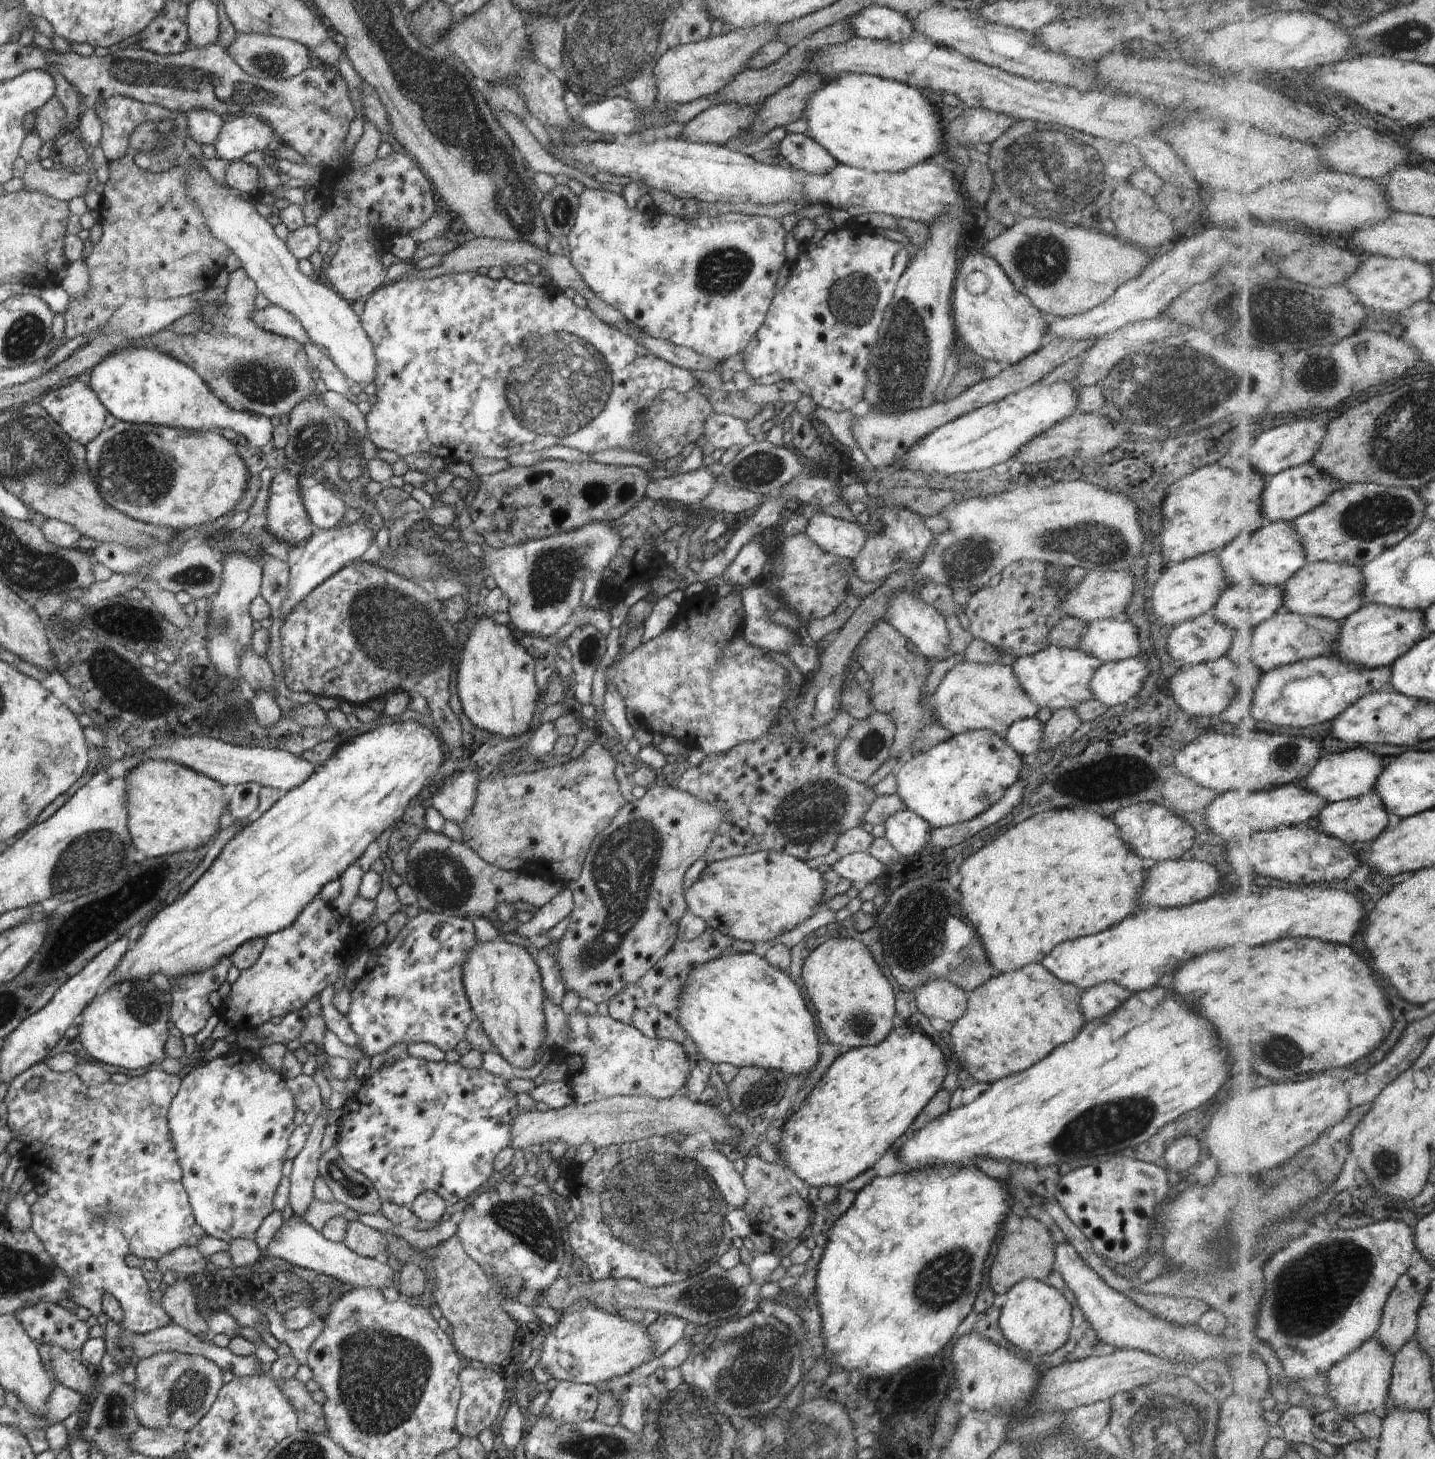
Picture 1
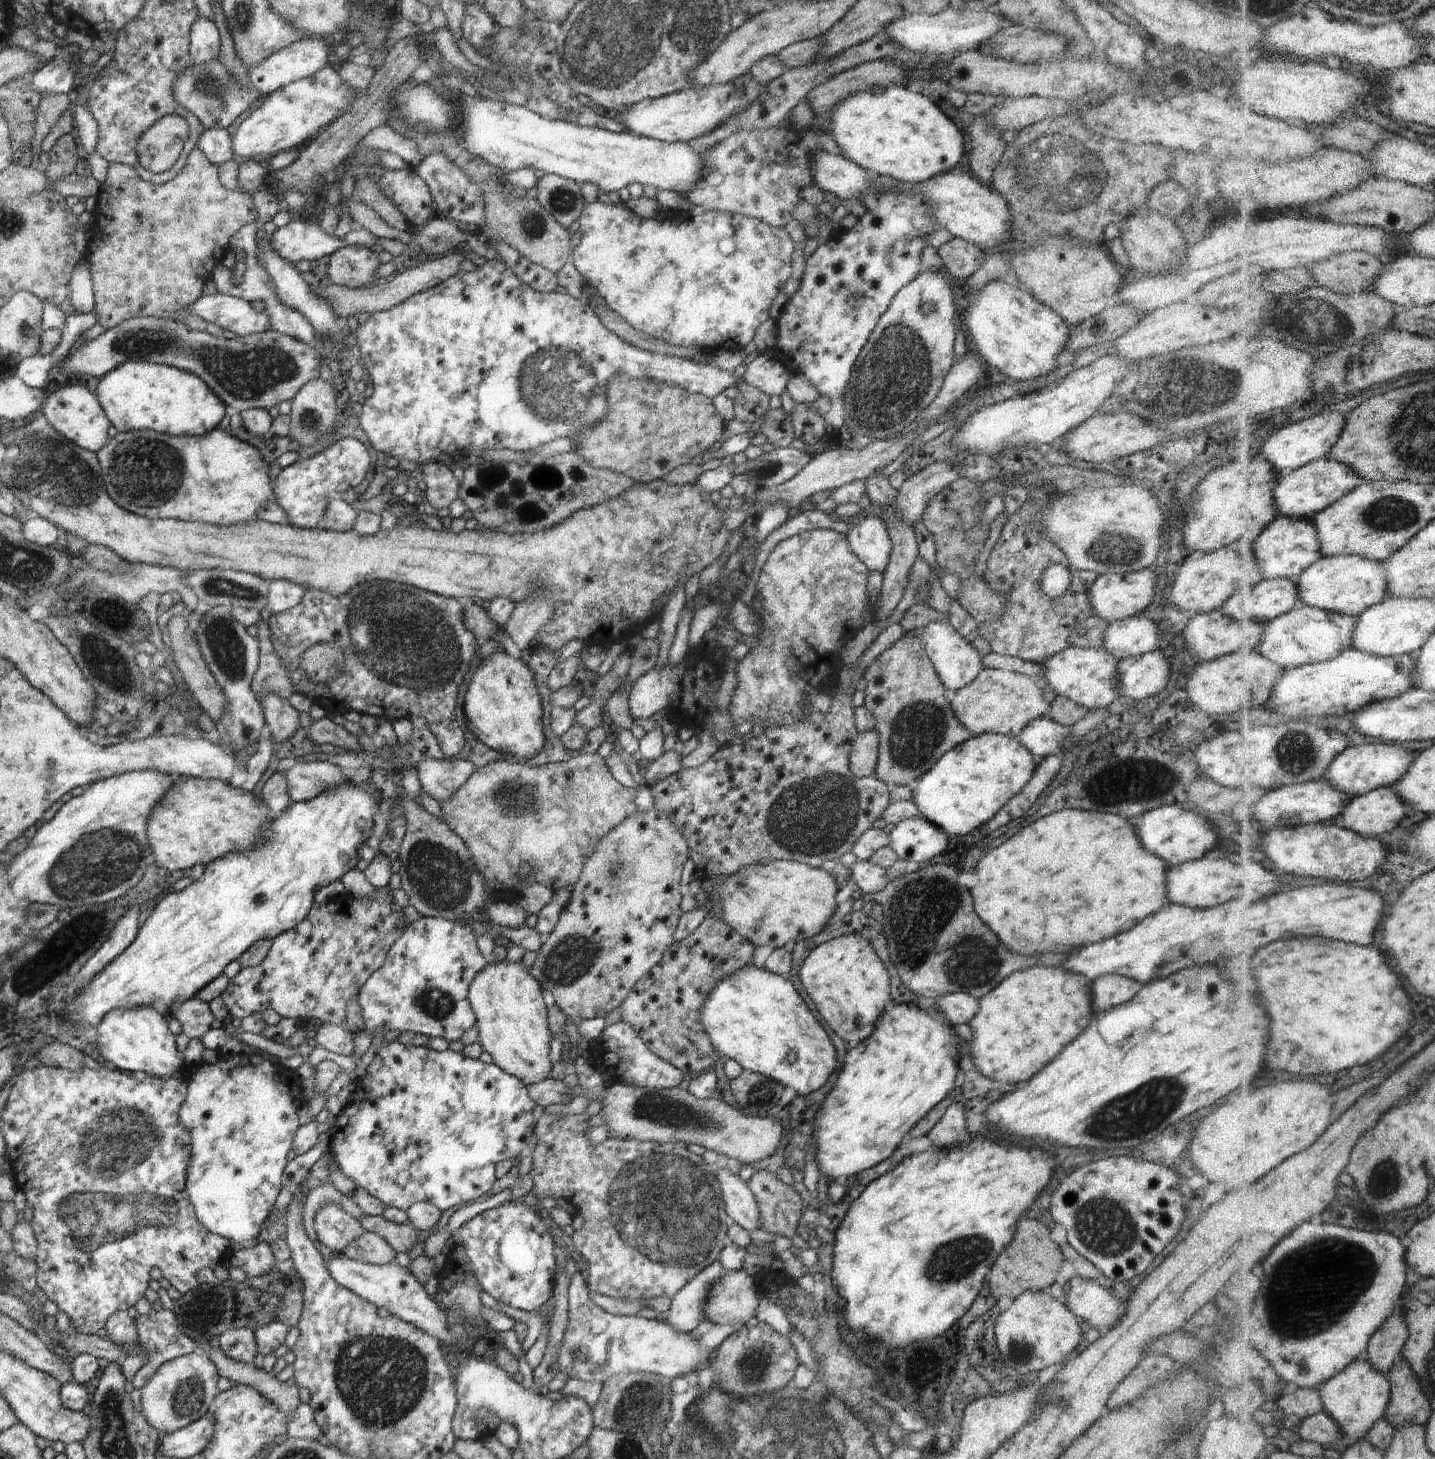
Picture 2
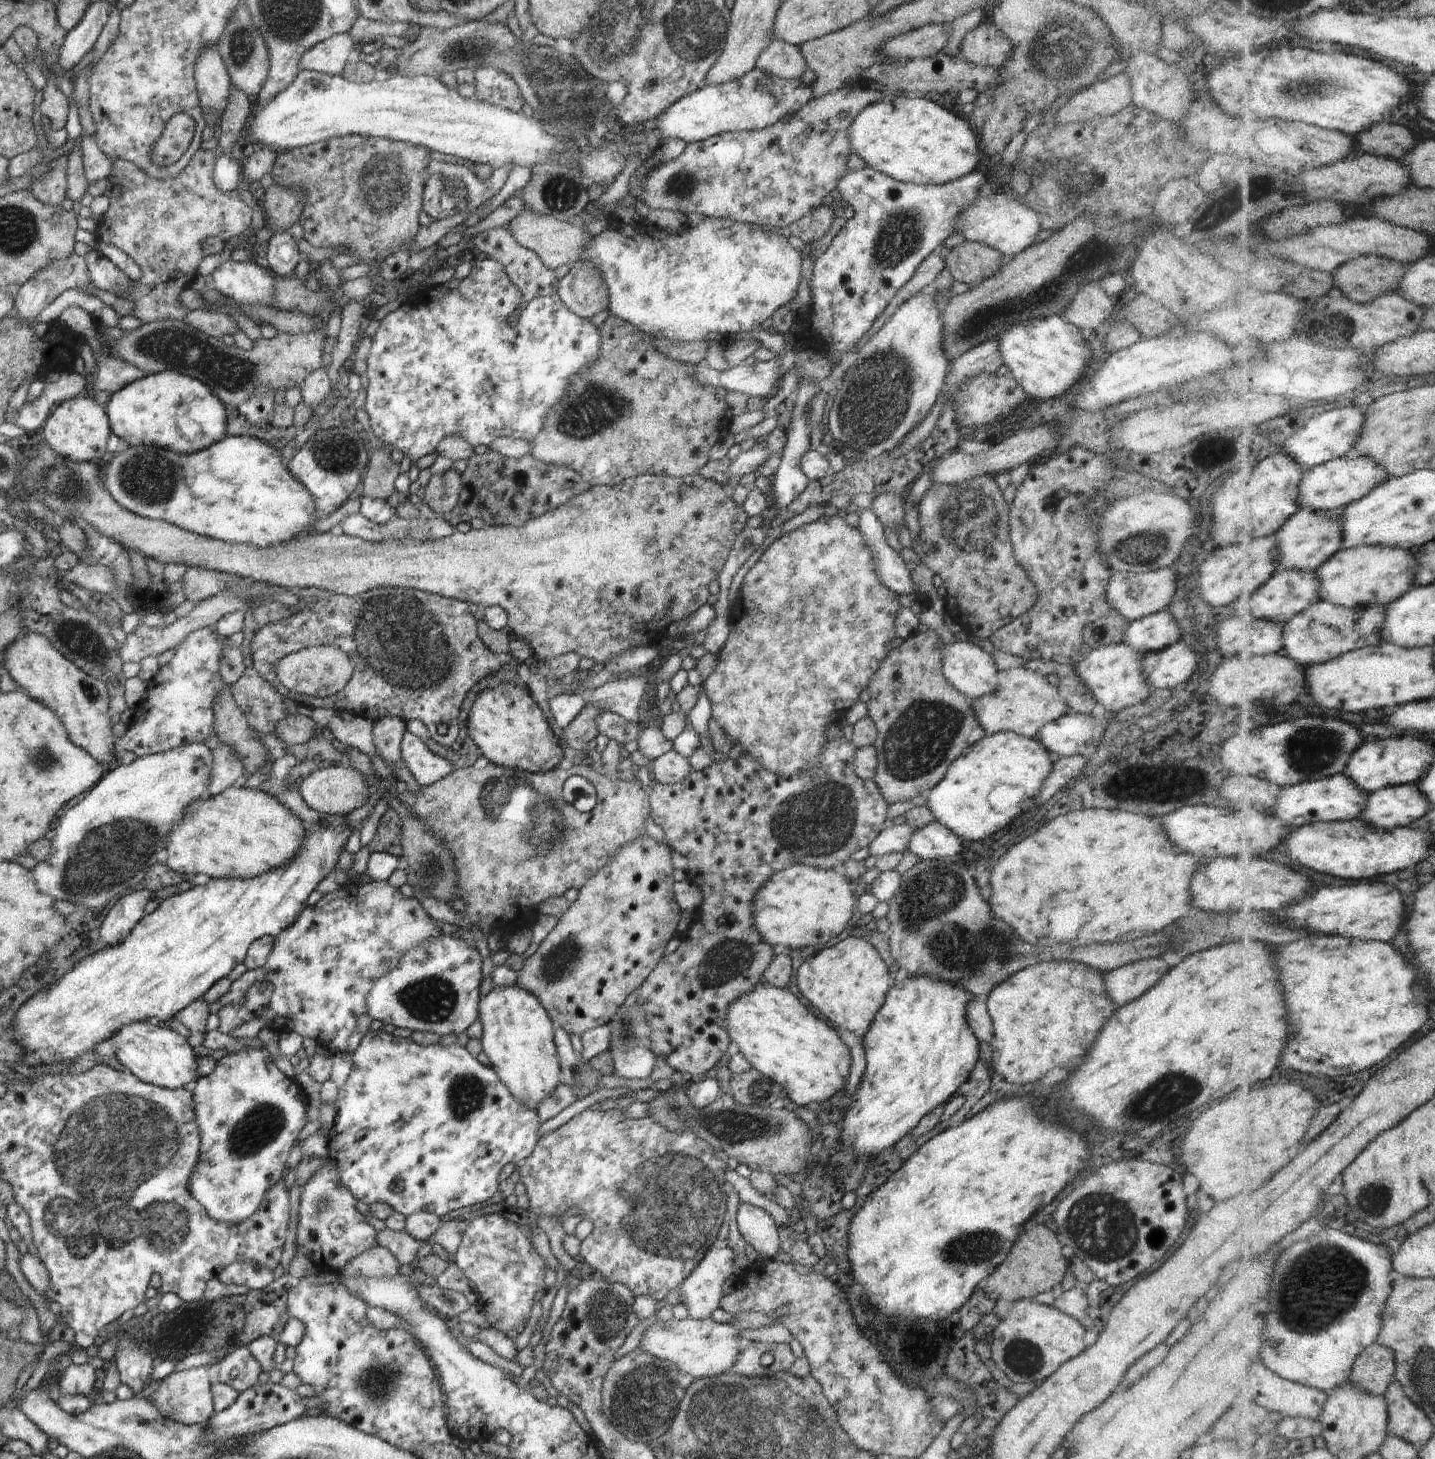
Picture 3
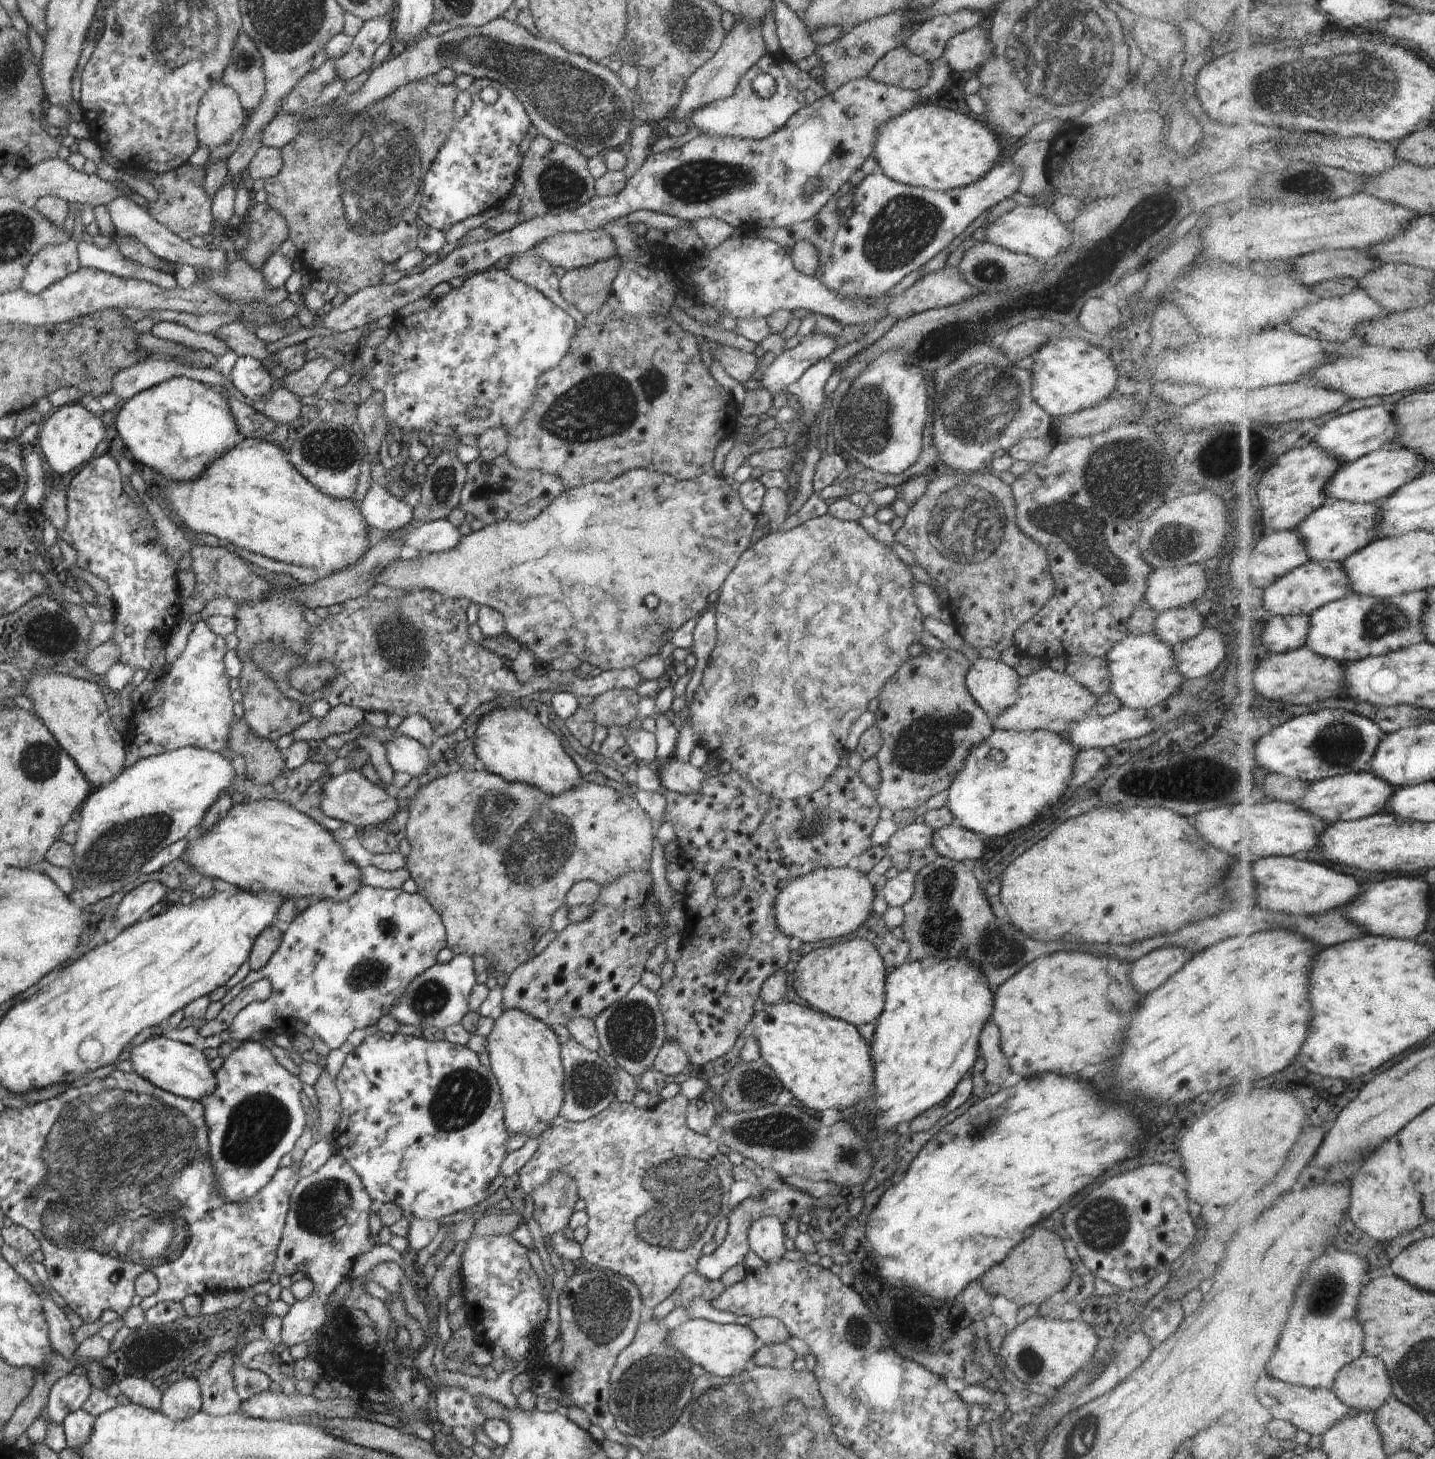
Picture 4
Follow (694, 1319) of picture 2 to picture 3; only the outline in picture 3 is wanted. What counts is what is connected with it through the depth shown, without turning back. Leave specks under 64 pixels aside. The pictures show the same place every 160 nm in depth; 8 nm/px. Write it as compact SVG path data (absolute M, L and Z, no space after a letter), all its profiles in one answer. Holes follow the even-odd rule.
M730 1247L710 1248L701 1258L690 1276L680 1284L680 1296L687 1306L689 1316L705 1319L719 1307L722 1284L732 1276L735 1254Z

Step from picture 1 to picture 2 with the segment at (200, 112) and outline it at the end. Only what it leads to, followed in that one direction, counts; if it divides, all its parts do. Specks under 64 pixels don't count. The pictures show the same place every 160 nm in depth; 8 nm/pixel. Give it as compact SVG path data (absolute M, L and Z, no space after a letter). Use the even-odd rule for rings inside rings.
M203 128L197 145L214 166L218 167L232 158L238 160L231 145L231 135L226 129Z

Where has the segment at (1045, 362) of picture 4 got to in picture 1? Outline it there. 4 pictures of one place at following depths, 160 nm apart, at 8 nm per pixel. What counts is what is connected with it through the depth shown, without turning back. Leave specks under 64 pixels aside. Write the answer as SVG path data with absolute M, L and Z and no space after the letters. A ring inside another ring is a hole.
M972 248L966 250L958 265L956 279L950 294L954 329L960 338L982 358L997 363L1006 362L1008 366L1018 364L1026 356L1034 354L1047 341L1046 322L1038 310L1030 304L1026 296L1020 294L1010 283L996 260L986 250ZM973 272L982 272L988 279L988 288L983 294L970 294L966 288L966 277Z

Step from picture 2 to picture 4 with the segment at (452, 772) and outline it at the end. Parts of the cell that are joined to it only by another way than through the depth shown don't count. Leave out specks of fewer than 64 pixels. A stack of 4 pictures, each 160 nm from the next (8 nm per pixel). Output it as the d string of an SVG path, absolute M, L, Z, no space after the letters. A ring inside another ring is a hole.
M396 733L383 745L386 748L388 764L395 773L406 772L414 777L427 771L429 749L419 741Z

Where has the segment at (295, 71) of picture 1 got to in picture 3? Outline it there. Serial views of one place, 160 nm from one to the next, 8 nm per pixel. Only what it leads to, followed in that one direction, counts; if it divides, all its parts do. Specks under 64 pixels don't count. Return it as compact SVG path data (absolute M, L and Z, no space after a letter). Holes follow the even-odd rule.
M348 33L331 36L303 54L300 68L332 76L340 75L353 48L352 37Z

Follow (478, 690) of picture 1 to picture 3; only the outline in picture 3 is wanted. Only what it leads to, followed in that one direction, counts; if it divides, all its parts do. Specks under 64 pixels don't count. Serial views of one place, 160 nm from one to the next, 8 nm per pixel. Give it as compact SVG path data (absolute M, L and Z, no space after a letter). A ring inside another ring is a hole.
M512 684L486 689L476 697L469 712L467 733L489 762L499 767L537 775L566 765L558 737L551 731L540 705L528 691Z

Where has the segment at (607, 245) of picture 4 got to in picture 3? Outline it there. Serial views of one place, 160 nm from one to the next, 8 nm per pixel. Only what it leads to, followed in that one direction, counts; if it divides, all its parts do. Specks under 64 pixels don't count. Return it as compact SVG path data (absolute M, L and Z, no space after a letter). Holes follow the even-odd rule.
M526 208L511 220L510 232L520 246L535 252L538 258L552 270L564 264L574 264L580 261L584 249L592 238L586 228L577 226L572 221L565 223L554 217L539 215Z

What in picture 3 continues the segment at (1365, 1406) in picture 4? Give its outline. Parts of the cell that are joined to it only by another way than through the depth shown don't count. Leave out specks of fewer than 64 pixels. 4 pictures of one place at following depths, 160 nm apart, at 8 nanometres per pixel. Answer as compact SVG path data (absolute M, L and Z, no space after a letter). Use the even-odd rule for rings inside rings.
M1376 1342L1365 1350L1353 1368L1352 1383L1384 1397L1390 1385L1397 1380L1397 1354L1394 1349Z

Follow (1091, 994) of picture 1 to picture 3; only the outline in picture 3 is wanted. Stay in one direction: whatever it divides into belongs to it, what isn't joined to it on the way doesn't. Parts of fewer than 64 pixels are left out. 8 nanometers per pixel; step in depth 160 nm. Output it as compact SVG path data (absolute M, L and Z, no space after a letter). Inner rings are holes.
M1162 956L1150 957L1103 973L1103 979L1109 997L1121 1007L1150 990L1169 970Z

